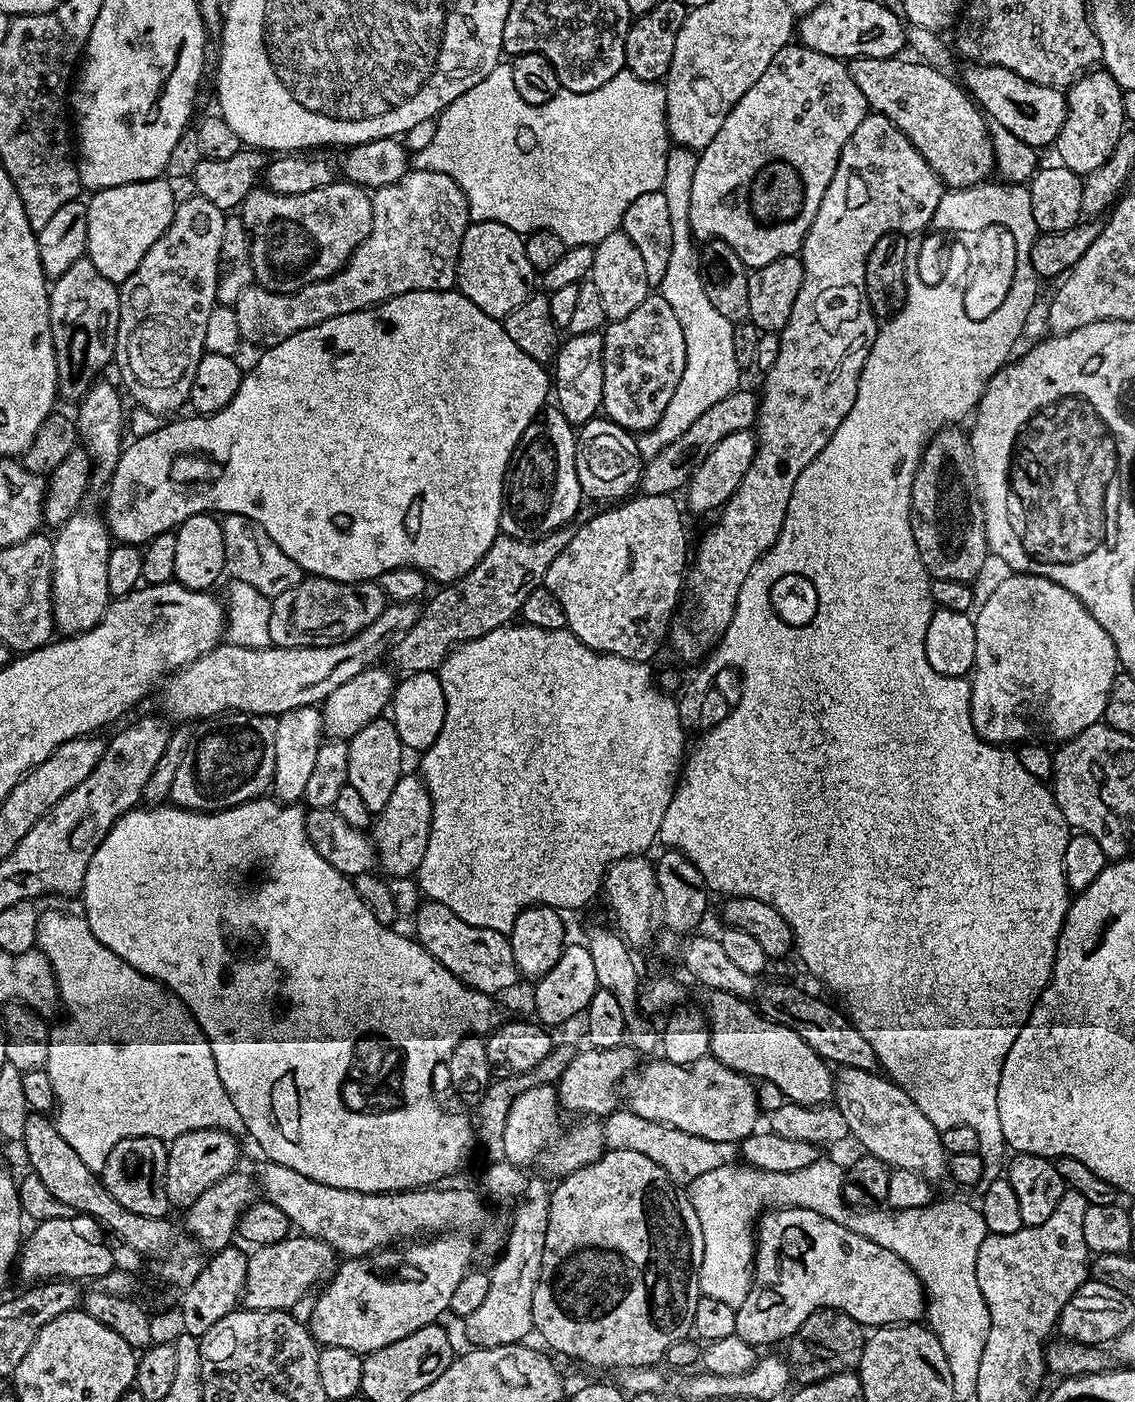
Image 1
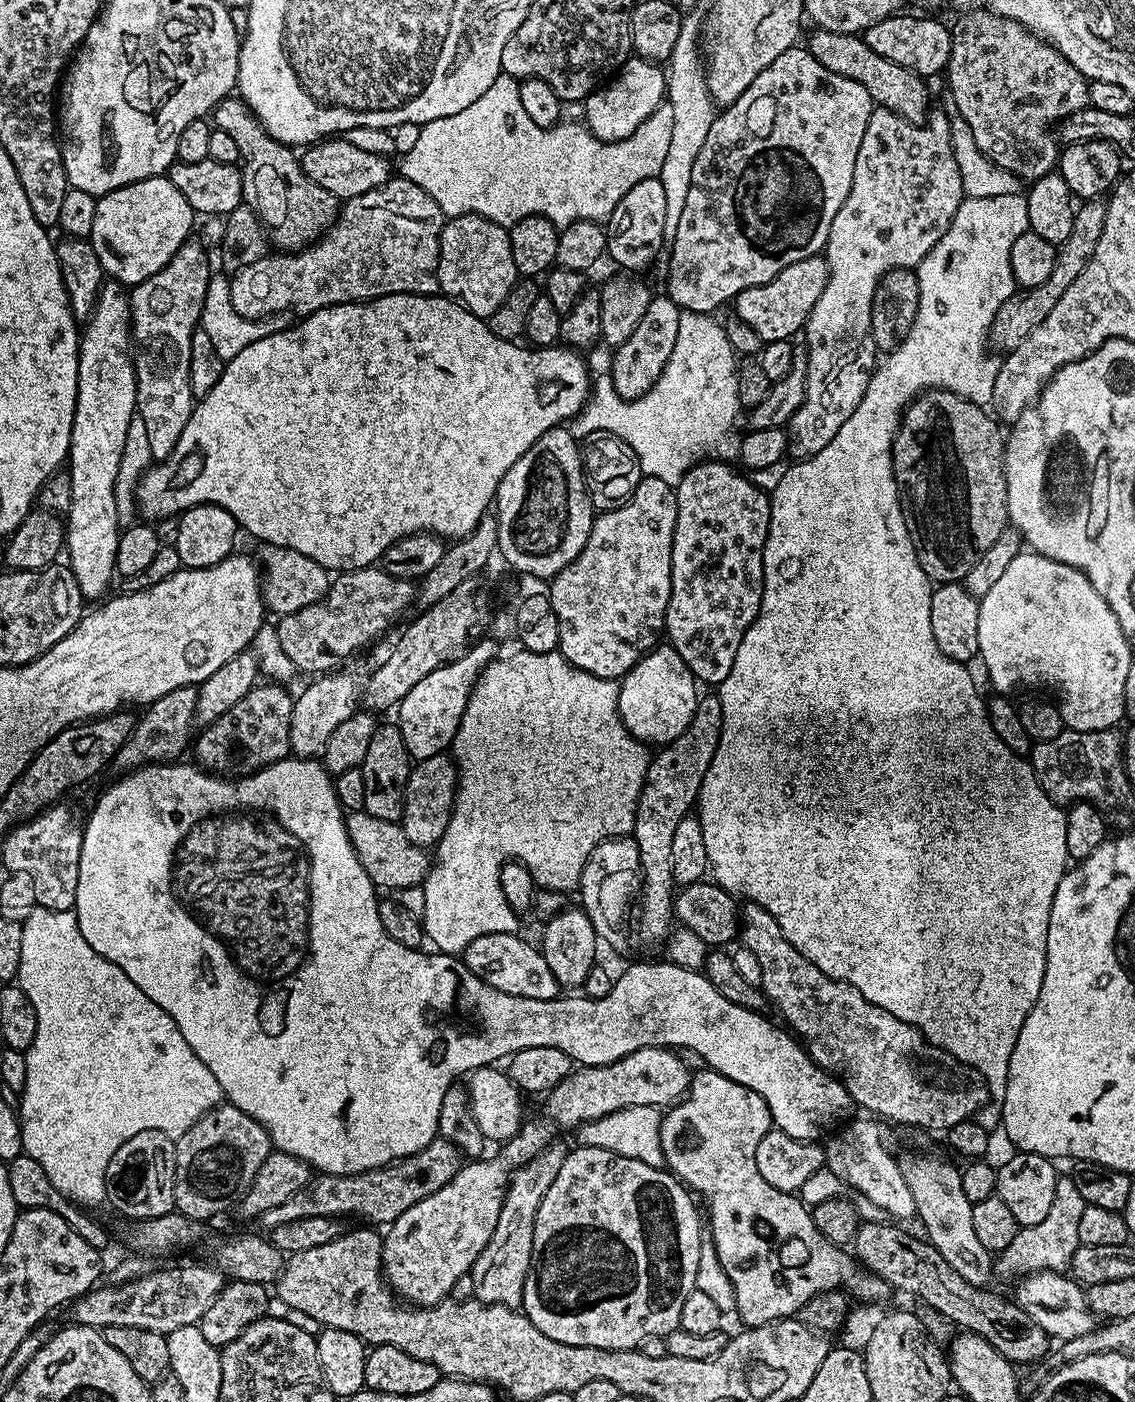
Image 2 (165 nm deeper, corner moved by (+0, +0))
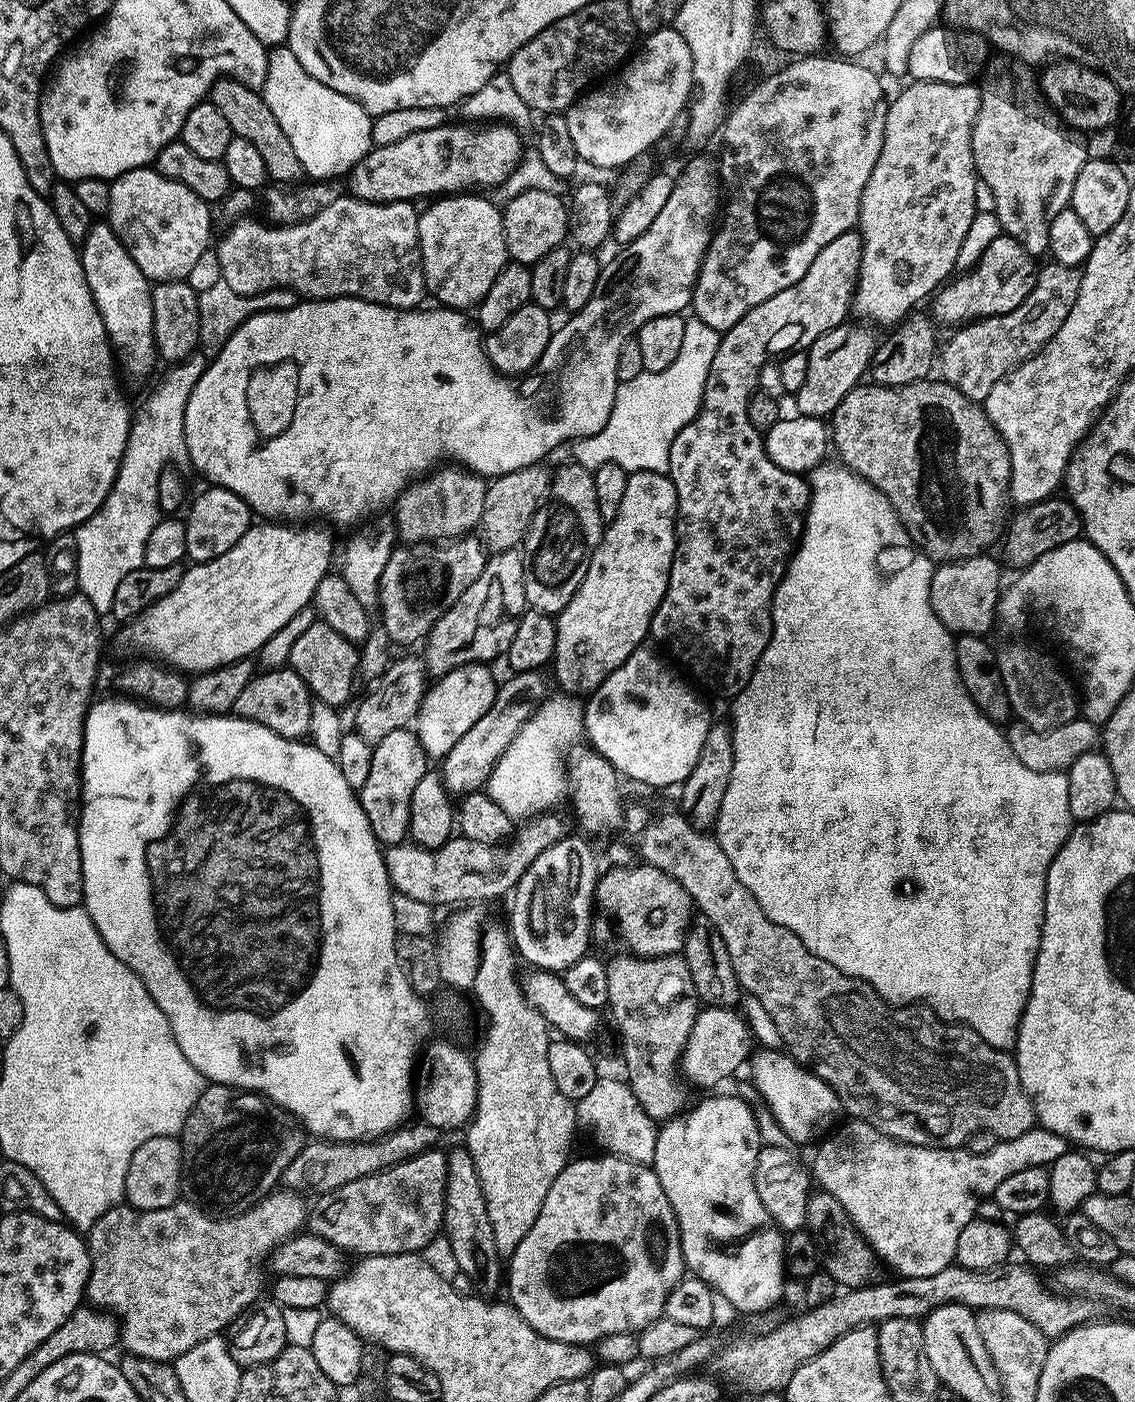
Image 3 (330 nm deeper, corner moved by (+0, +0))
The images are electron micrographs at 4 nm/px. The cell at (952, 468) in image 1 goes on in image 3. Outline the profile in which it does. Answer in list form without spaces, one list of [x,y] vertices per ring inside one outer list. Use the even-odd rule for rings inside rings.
[[[927,378],[896,387],[888,387],[873,382],[861,382],[857,384],[856,387],[848,391],[846,398],[842,398],[842,402],[838,402],[838,406],[832,411],[830,417],[830,440],[834,445],[834,452],[836,448],[837,454],[841,456],[837,457],[864,480],[869,480],[888,499],[890,506],[896,508],[898,518],[902,522],[906,534],[910,534],[912,543],[929,560],[935,562],[937,565],[951,564],[953,560],[964,560],[967,556],[981,555],[985,551],[984,544],[990,543],[995,538],[996,531],[998,531],[997,536],[1001,531],[1002,521],[1005,519],[1004,503],[1007,505],[1010,500],[1008,495],[1010,454],[1006,450],[1006,442],[1000,436],[999,430],[992,425],[987,414],[984,413],[983,407],[966,397],[965,394],[962,394],[962,390],[958,390],[954,386],[947,384],[943,378]],[[920,456],[924,459],[924,472],[929,476],[928,489],[925,492],[920,489],[920,484],[916,481],[916,475],[920,472]]]

